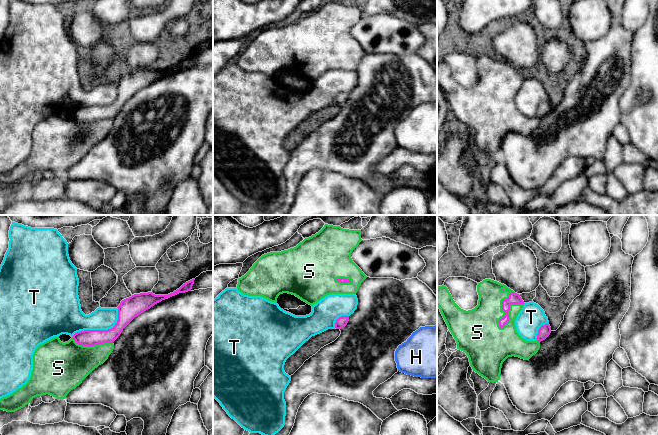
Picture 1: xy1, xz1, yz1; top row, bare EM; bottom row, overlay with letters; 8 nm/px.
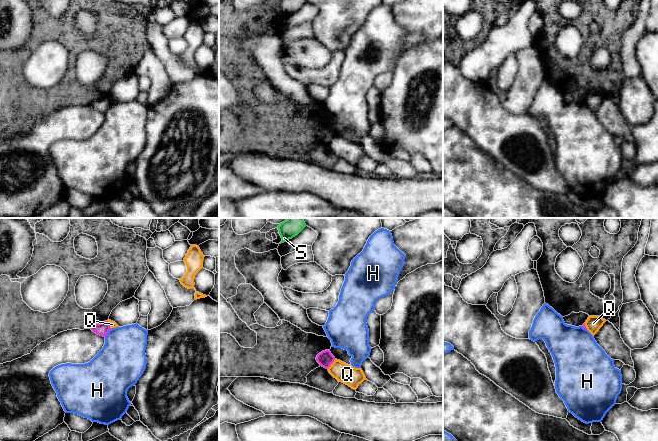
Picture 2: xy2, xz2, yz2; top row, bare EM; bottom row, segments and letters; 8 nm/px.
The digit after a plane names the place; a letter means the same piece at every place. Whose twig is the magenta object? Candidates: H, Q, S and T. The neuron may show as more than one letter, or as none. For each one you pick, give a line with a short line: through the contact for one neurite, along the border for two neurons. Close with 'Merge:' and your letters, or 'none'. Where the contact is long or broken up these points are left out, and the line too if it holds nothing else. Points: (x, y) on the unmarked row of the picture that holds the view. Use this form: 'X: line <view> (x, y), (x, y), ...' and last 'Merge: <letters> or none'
Merge: S

